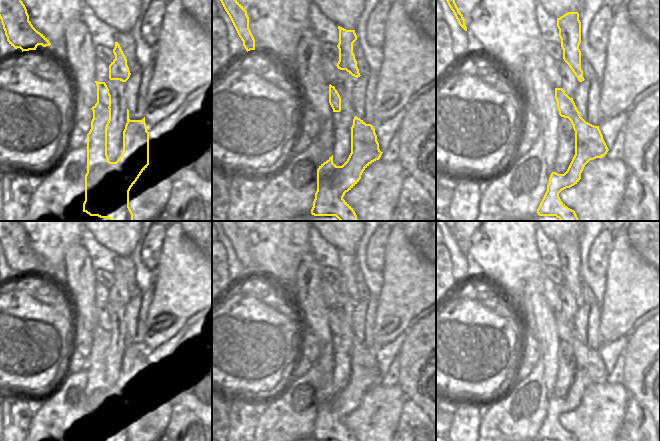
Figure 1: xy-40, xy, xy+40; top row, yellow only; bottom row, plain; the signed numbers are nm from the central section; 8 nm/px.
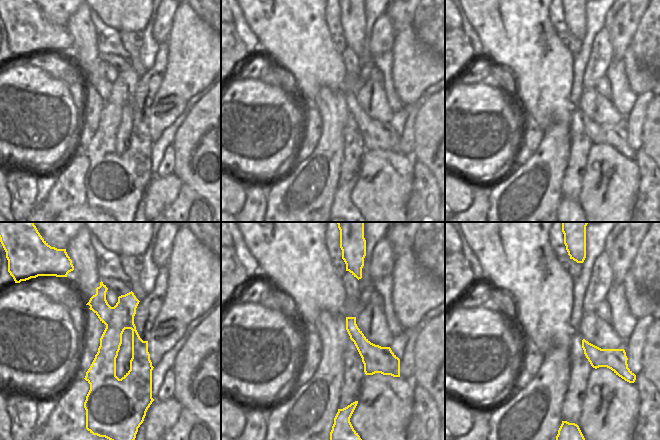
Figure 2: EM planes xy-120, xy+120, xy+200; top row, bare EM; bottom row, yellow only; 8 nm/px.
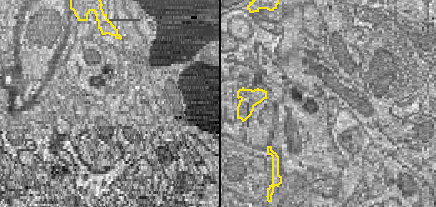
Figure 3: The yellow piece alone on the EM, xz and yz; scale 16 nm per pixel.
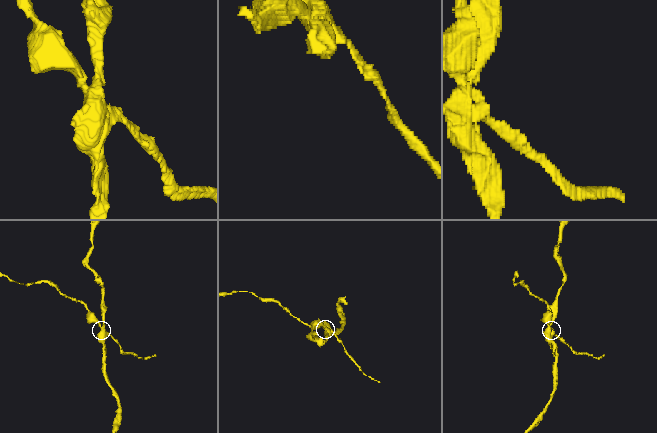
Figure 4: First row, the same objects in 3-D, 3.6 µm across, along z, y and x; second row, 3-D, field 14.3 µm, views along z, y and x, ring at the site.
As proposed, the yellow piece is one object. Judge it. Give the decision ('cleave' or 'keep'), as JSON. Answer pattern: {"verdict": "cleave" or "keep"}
{"verdict": "cleave"}

